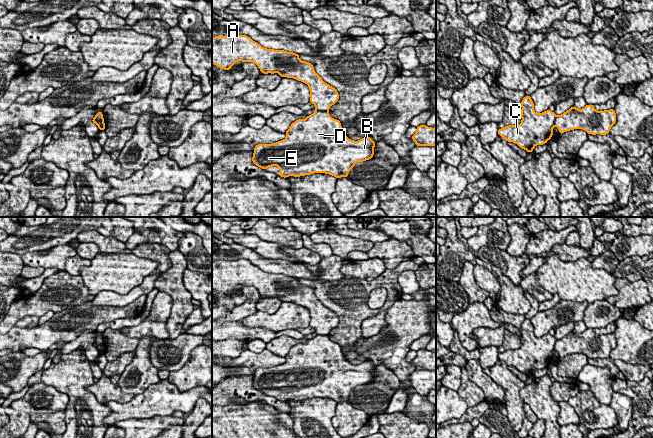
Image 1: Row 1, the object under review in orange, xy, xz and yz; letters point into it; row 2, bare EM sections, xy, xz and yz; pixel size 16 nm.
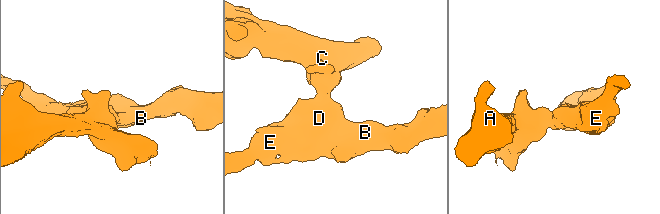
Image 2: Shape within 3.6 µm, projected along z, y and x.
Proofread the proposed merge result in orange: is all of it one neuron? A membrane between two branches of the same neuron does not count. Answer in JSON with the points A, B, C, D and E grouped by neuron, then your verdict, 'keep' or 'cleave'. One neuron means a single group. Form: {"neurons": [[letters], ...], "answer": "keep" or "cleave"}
{"neurons": [["A", "C"], ["B", "D", "E"]], "answer": "cleave"}

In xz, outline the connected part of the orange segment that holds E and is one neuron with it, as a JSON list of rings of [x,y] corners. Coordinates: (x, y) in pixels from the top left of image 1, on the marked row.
[[[315,111],[305,119],[298,119],[286,131],[286,138],[271,144],[258,144],[254,147],[253,163],[267,169],[278,166],[280,177],[300,177],[314,173],[325,173],[334,177],[348,177],[356,162],[370,160],[374,155],[376,142],[370,137],[358,141],[349,139],[343,132],[339,120],[332,118],[327,111]]]

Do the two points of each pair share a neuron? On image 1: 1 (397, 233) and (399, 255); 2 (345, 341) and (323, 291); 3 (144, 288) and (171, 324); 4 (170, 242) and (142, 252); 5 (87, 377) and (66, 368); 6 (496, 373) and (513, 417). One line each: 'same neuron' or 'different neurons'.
1: different neurons
2: same neuron
3: different neurons
4: different neurons
5: same neuron
6: same neuron

